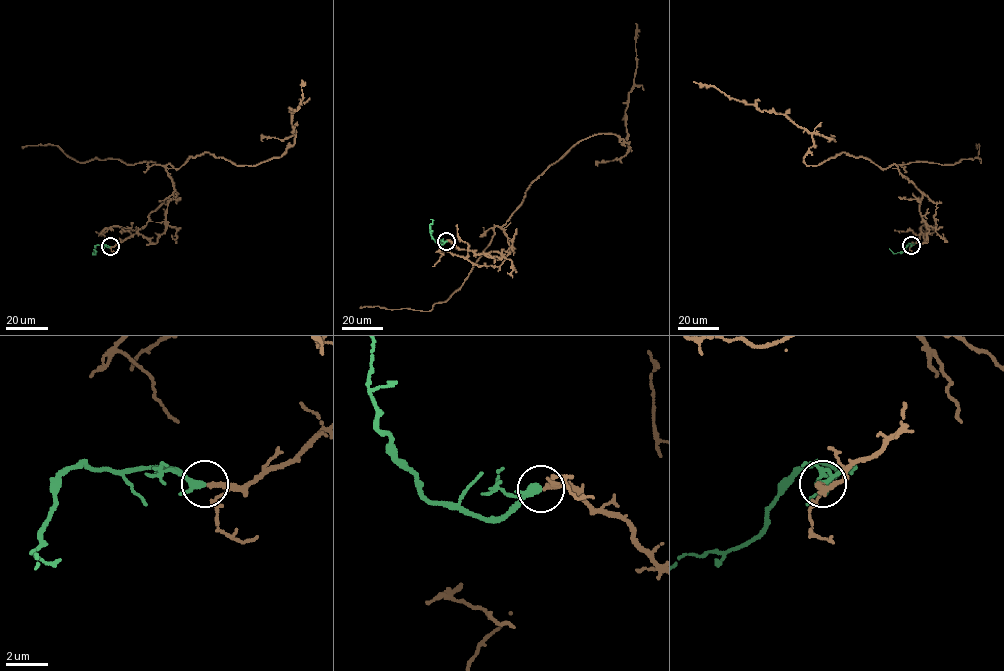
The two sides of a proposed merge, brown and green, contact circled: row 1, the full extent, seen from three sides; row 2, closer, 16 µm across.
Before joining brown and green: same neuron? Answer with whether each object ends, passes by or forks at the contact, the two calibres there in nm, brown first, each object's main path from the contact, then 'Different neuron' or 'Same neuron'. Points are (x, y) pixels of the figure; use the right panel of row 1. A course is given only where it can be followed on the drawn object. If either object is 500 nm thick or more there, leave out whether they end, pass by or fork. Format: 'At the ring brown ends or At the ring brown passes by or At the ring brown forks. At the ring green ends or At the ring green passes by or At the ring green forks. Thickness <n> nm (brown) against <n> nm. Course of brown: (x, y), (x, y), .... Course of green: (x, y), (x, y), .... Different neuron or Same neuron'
At the ring brown passes by. At the ring green passes by. Thickness 200 nm (brown) against 280 nm. Course of brown: (911, 245), (921, 232), (927, 242), (922, 193), (895, 164), (844, 152), (808, 166), (812, 133), (694, 81). Course of green: (911, 245), (896, 253), (889, 248). Same neuron

